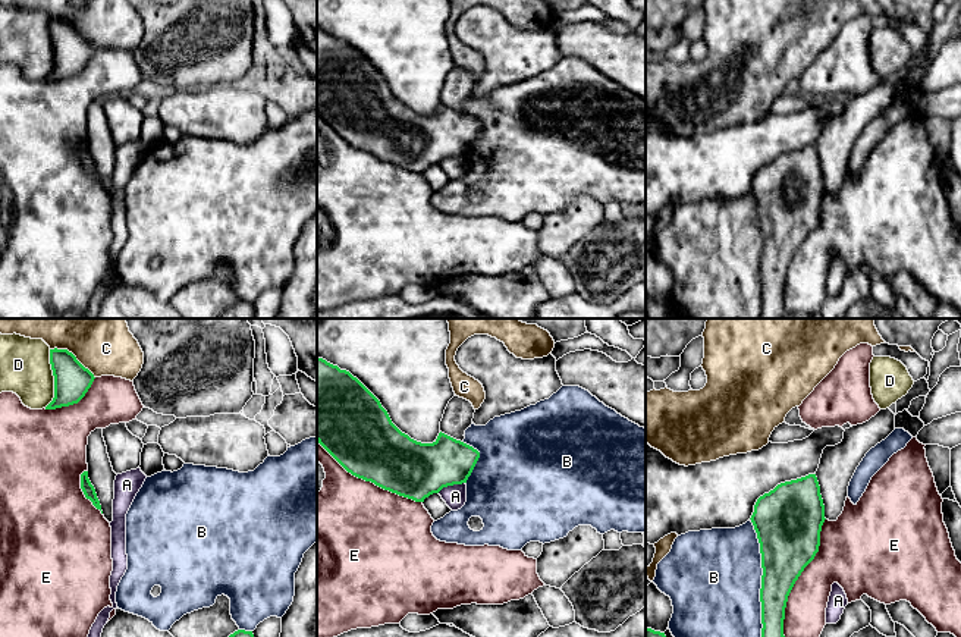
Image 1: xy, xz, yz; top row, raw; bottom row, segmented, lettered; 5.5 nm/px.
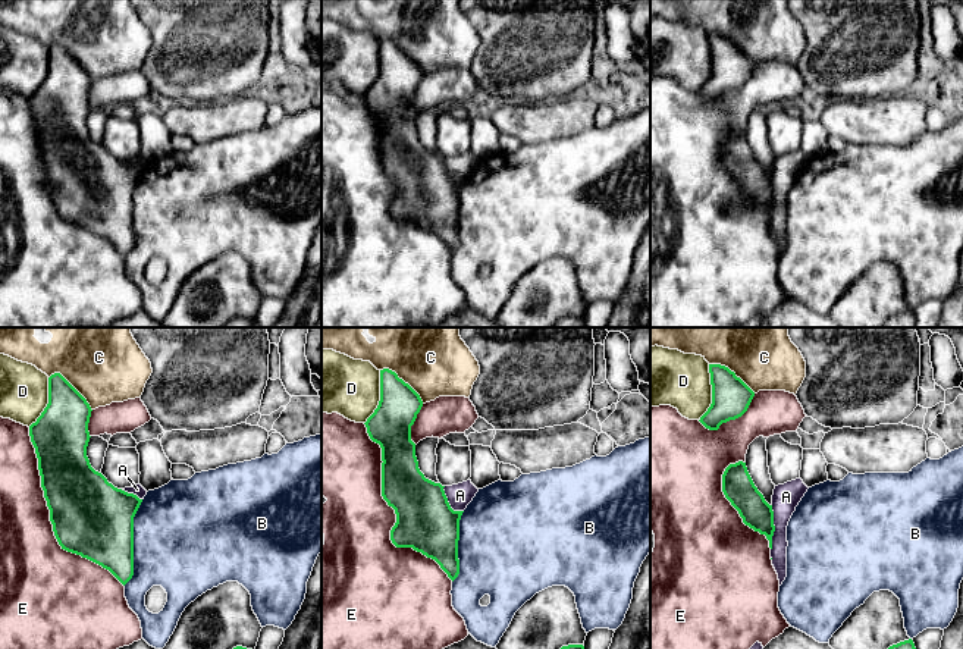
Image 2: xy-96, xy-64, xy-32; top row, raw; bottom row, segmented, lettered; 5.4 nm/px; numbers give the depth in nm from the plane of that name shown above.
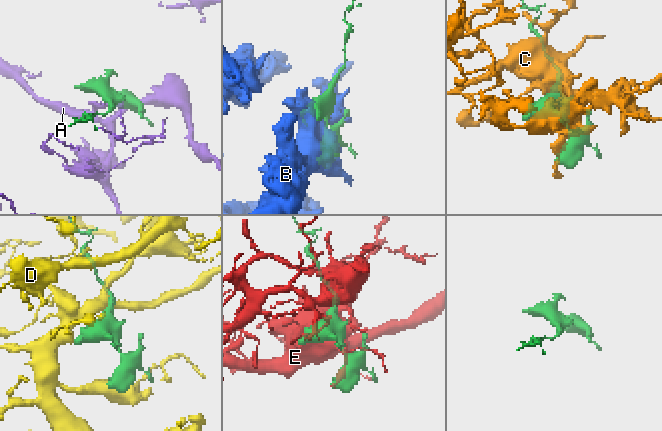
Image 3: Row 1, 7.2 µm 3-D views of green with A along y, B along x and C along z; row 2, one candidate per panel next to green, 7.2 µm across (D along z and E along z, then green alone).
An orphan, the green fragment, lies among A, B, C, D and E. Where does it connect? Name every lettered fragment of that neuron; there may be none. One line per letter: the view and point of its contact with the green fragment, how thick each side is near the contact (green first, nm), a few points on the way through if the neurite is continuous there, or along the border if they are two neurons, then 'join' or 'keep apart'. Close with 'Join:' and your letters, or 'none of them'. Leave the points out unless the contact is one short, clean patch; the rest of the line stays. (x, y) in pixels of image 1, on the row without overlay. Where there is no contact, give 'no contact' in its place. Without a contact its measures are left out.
A: xz (451, 156) | 320/130 nm | join
B: yz (762, 254) | 300/500 nm | keep apart
C: xy (74, 27) | 200/260 nm | keep apart
D: xy (55, 50) | 200/280 nm | keep apart
E: yz (797, 250) | 340/240 nm | keep apart
Join: A

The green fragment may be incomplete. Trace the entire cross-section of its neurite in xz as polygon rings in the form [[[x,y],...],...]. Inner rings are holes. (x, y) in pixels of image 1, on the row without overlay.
[[[318,28],[317,113],[352,147],[415,173],[424,173],[430,166],[439,164],[452,182],[458,182],[465,176],[465,154],[480,129],[477,120],[442,103],[433,114],[411,110],[392,94],[380,72],[357,48]]]

